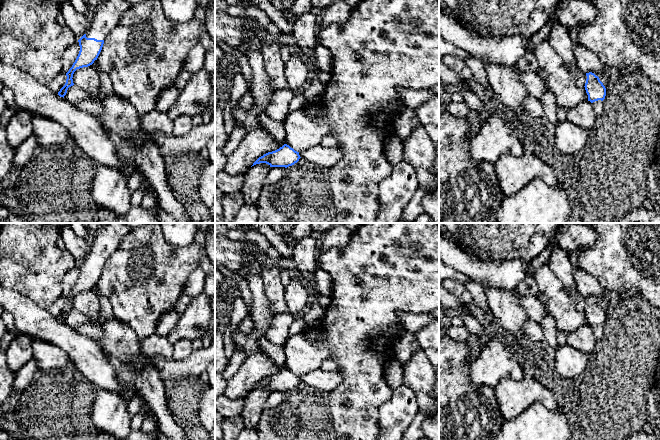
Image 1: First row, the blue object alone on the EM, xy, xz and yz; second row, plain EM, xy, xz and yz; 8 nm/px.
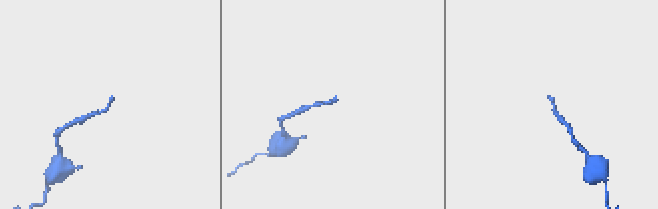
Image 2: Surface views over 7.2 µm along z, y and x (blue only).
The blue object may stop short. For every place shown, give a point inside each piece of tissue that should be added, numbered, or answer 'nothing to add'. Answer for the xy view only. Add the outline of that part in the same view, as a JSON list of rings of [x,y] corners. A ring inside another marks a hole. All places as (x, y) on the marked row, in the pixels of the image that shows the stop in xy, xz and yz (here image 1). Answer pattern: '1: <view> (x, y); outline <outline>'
1: xy (104, 18); outline [[[103,0],[89,17],[90,26],[85,33],[86,37],[105,40],[131,6],[125,0]]]

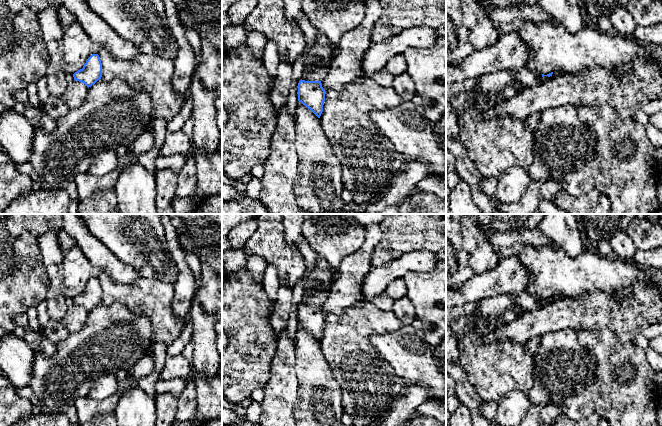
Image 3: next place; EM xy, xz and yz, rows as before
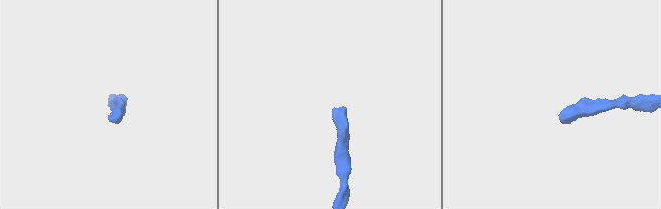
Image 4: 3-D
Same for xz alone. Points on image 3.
1: xz (317, 59); outline [[[317,30],[316,41],[305,55],[302,80],[321,81],[326,76],[332,59],[332,49],[333,45],[327,36]]]

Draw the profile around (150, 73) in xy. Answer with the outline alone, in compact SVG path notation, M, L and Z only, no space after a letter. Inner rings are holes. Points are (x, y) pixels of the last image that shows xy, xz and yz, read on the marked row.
M103 47L99 51L98 55L102 63L101 78L104 81L112 81L113 79L118 78L126 82L132 89L145 91L151 96L153 104L153 118L147 126L146 131L154 134L151 124L156 118L162 118L166 122L169 122L180 112L184 106L186 97L179 96L175 92L171 83L171 79L174 73L174 61L157 55L144 53L140 53L134 59L121 60L114 58L112 54Z

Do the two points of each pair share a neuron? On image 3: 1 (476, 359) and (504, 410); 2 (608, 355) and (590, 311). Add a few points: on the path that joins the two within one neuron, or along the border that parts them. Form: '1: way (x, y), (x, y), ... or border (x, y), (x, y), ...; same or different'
1: border (522, 392), (511, 390), (498, 403); different
2: border (575, 330), (579, 326), (606, 327), (617, 340); different

